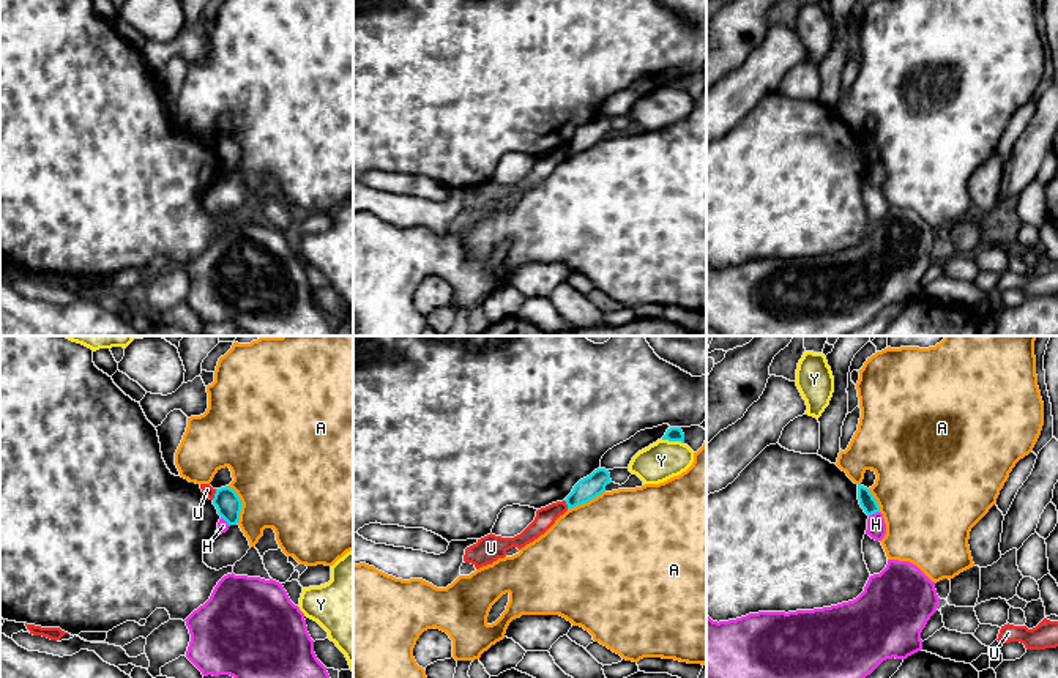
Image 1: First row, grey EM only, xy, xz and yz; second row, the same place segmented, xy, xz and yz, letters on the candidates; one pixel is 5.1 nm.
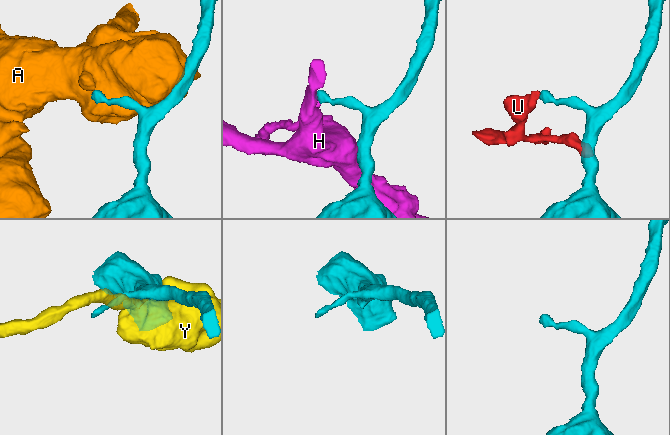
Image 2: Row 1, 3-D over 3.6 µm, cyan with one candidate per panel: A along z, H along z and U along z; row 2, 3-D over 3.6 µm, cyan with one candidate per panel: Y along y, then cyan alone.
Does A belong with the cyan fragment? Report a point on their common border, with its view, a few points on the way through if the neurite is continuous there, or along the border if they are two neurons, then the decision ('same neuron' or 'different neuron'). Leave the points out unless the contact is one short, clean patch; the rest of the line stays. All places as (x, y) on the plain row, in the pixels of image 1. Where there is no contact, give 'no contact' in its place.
xy (242, 150) | different neuron

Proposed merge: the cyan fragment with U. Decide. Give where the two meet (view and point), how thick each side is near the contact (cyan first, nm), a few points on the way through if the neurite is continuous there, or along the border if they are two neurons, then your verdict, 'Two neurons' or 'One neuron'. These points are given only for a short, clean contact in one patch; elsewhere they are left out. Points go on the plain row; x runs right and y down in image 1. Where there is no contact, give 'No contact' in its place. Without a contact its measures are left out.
Touches cyan at xy (215, 141). Thickness 130 nm (cyan) against 60 nm. Boundary: xy (216, 136), (212, 145). Two neurons

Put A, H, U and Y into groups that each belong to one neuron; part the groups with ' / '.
A / H / U / Y

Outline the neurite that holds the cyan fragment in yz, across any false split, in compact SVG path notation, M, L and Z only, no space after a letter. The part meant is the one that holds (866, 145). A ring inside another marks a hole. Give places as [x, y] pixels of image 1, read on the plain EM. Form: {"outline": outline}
{"outline": "M858 131L858 147L861 155L867 162L872 162L875 159L880 159L880 153L870 137L861 131Z"}

